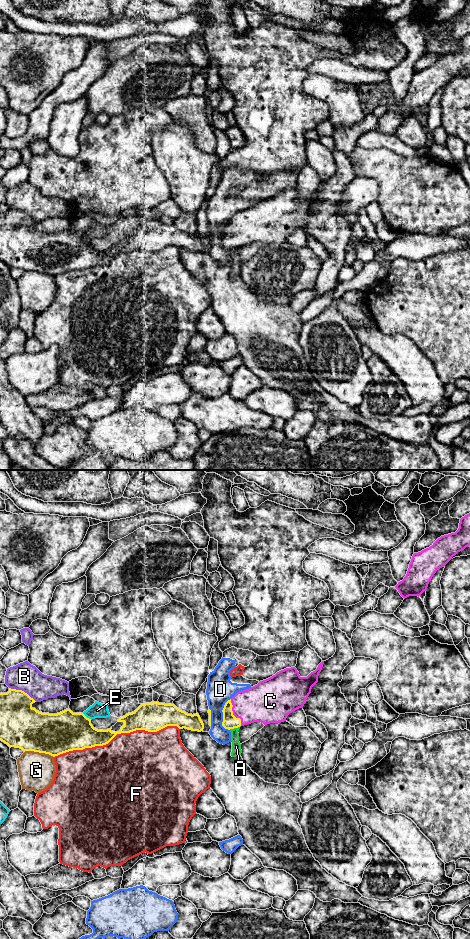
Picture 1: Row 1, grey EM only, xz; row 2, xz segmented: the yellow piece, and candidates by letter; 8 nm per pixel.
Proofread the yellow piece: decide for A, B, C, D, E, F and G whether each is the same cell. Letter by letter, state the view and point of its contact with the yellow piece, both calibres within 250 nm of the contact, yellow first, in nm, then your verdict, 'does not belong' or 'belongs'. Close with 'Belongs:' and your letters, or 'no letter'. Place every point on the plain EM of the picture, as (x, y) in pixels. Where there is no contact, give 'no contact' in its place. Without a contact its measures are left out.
A: meets yellow in xz at (234, 247); 110 nm thick on the yellow side, 80 nm on the other; does not belong
B: meets yellow in xz at (23, 211); 300 nm thick on the yellow side, 220 nm on the other; does not belong
C: meets yellow in xz at (232, 233); 110 nm thick on the yellow side, 300 nm on the other; belongs
D: meets yellow in xz at (223, 235); 110 nm thick on the yellow side, 220 nm on the other; does not belong
E: meets yellow in xz at (86, 237); 320 nm thick on the yellow side, 120 nm on the other; does not belong
F: meets yellow in xz at (116, 254); 190 nm thick on the yellow side, 460 nm on the other; does not belong
G: meets yellow in xz at (39, 272); 340 nm thick on the yellow side, 280 nm on the other; does not belong
Belongs: C

